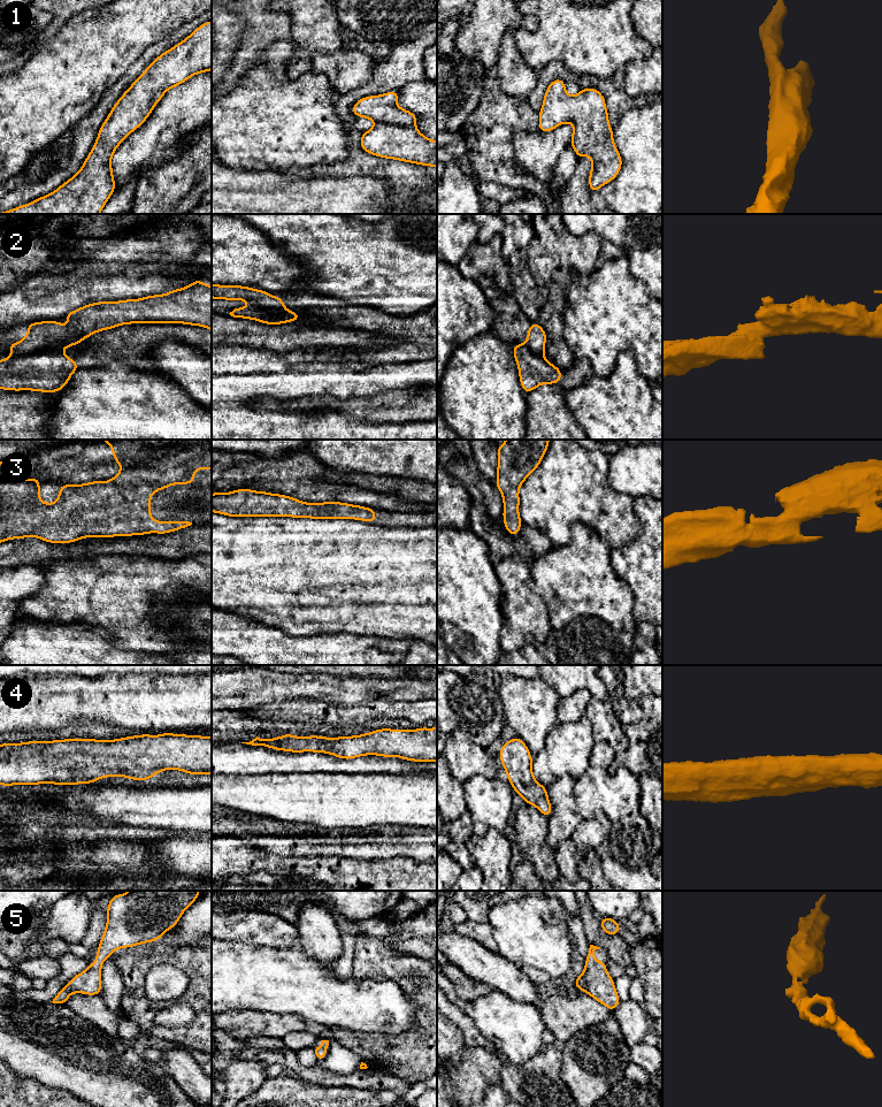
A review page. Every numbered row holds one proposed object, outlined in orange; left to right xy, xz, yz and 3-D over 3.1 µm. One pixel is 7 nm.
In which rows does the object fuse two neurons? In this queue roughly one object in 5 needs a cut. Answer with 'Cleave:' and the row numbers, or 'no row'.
Cleave: 2

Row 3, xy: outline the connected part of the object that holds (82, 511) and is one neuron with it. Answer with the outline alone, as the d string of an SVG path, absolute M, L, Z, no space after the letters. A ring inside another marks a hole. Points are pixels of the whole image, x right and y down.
M101 440L112 445L121 472L113 479L84 484L62 484L55 503L40 502L40 479L21 479L13 461L0 461L0 542L11 539L38 537L49 543L72 543L85 537L114 537L167 534L191 526L190 521L156 521L151 518L151 495L171 484L192 484L197 469L212 469L212 440Z

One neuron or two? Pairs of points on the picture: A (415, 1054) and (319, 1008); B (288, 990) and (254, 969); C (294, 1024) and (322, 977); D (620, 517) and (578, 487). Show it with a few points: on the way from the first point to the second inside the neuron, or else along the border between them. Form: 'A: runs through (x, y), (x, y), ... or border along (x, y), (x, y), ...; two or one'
A: border along (342, 1028), (359, 1033); two
B: runs through (280, 982), (262, 977); one
C: border along (273, 1012), (293, 1013), (305, 1020); two
D: runs through (610, 513), (589, 497); one

